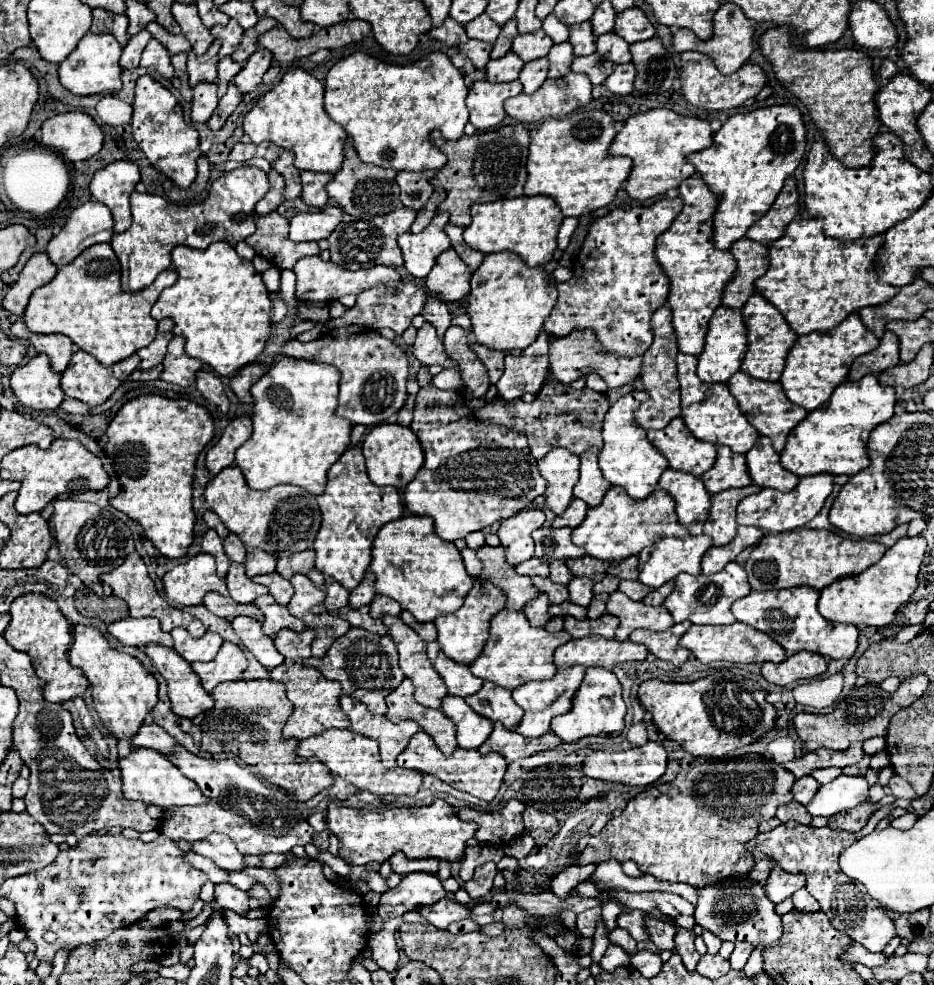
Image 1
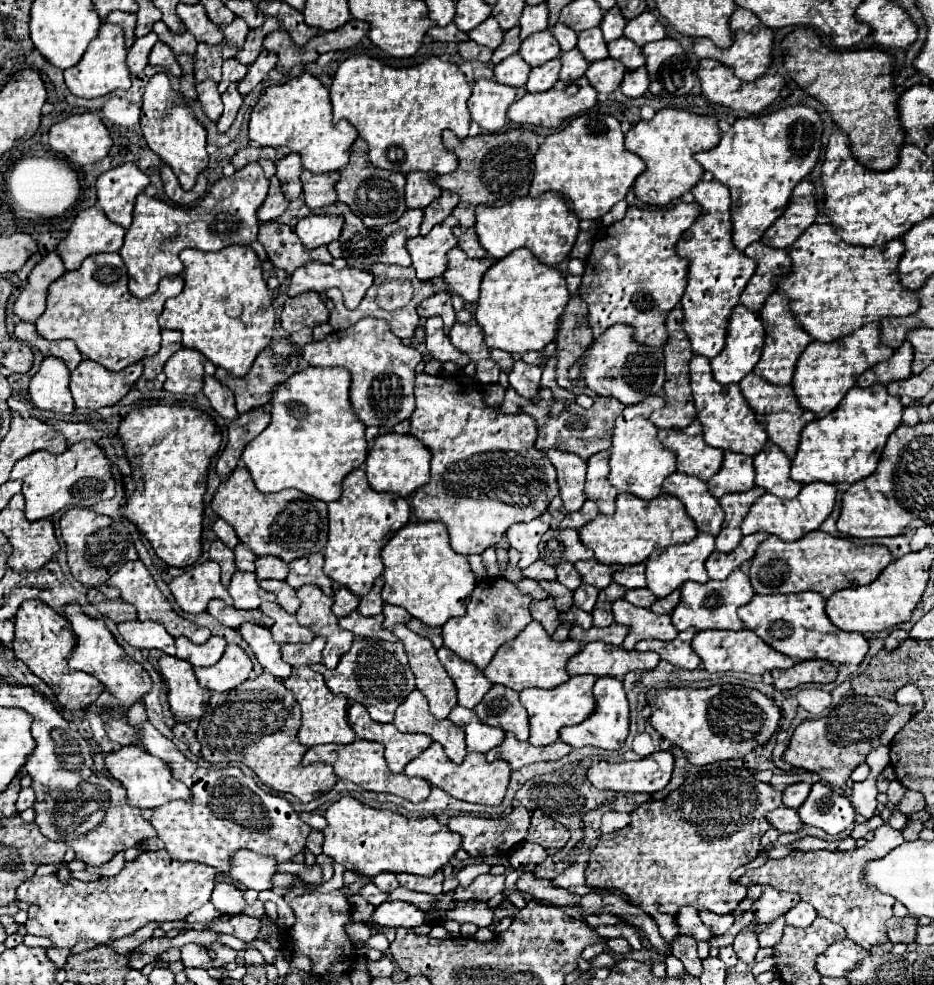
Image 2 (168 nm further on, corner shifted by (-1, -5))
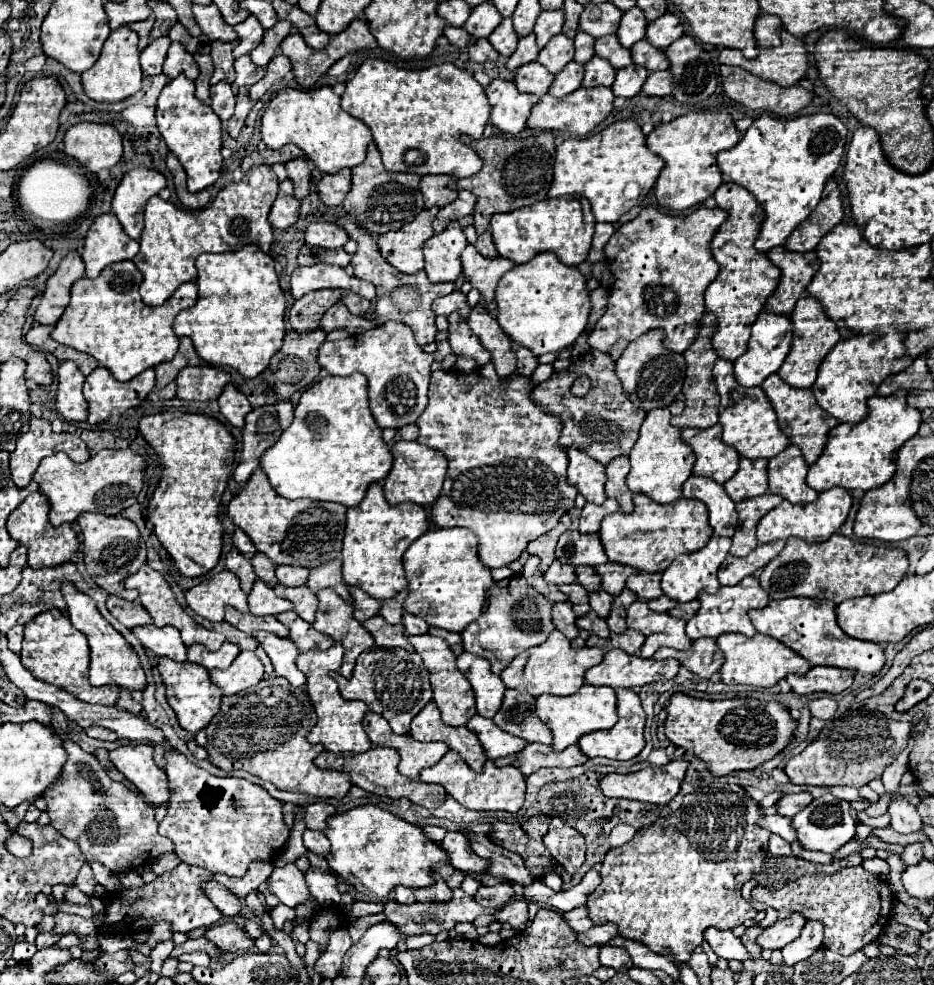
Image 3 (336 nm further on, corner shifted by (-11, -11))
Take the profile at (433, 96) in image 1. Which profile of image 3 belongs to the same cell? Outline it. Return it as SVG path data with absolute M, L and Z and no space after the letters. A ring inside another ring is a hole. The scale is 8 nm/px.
M367 59L355 77L347 81L341 107L369 125L387 171L447 173L461 179L473 177L483 167L483 159L463 145L459 137L482 138L489 121L489 101L473 75L457 69L453 63L413 71L399 69L389 61Z

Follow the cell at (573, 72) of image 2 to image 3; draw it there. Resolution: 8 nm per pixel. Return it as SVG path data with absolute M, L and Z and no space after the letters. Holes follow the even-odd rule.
M593 57L587 65L585 65L585 77L583 77L583 87L597 87L597 85L607 85L611 87L611 83L615 81L615 67L611 67L611 63L607 63L601 57Z

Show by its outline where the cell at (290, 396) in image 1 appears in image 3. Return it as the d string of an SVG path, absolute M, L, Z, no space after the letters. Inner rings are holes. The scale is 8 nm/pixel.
M361 373L349 377L325 377L307 387L295 407L293 423L283 431L281 439L261 457L261 469L267 473L273 489L285 499L309 497L317 501L335 501L345 507L355 507L363 501L369 485L379 483L393 467L389 445L381 437L381 427L375 423L367 401L367 379Z

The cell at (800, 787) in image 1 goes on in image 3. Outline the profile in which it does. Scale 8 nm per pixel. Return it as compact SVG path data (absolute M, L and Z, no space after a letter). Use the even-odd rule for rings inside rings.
M795 793L795 795L783 795L777 801L777 813L783 817L795 817L803 807L807 807L813 801L809 793Z

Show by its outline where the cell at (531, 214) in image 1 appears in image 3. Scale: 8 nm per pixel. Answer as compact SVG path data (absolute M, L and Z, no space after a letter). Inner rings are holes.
M557 197L533 203L523 209L509 213L497 213L491 217L493 243L501 257L511 259L513 263L527 263L537 253L551 251L565 265L579 265L587 259L591 249L591 239L595 231L595 217L591 205L585 197Z

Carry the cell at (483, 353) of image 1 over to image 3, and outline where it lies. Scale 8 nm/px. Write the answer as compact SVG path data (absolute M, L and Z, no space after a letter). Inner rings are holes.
M513 345L513 351L517 355L517 373L519 375L531 375L535 371L535 367L539 365L539 359L535 355L531 355L531 351L527 351L527 347Z

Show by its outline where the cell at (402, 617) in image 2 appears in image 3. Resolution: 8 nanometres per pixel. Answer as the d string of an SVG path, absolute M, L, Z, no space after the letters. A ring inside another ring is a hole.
M405 613L403 615L403 625L405 625L405 635L423 635L429 631L429 623L417 615Z

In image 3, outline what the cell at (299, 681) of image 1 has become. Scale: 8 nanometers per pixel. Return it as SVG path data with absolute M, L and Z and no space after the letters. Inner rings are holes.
M333 645L327 651L321 649L311 649L307 653L301 653L297 657L297 667L305 673L307 677L307 693L315 705L315 711L319 715L317 725L311 729L309 733L309 741L311 743L323 743L327 751L335 751L335 753L363 753L371 749L371 739L367 737L367 733L363 731L363 717L369 711L369 707L363 701L343 701L339 691L337 691L337 683L331 679L331 671L339 671L341 663L343 663L343 653L345 649L341 645Z

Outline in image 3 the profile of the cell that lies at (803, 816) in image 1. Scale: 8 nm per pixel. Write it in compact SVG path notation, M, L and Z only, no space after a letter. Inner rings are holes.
M767 813L765 817L761 817L761 819L759 819L759 827L767 829L767 831L771 831L771 833L781 835L787 843L793 843L793 841L797 839L797 835L795 835L795 831L793 831L793 827L791 827L791 819L781 817L781 815L777 815L777 813L775 813L775 815Z

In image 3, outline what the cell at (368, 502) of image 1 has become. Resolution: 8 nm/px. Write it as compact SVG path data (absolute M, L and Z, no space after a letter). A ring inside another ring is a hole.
M379 483L371 485L365 499L347 511L347 527L343 539L343 579L351 587L359 587L371 597L383 601L395 597L395 593L407 589L407 577L403 571L403 553L409 545L429 529L427 513L421 505L401 503L389 505Z

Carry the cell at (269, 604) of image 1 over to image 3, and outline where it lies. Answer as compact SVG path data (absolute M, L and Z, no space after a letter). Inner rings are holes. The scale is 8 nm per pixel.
M295 611L279 613L277 619L291 631L289 637L291 637L293 643L299 647L299 651L309 651L309 649L313 649L313 647L317 647L317 649L329 649L329 647L335 643L329 635L315 631L313 625L305 623Z

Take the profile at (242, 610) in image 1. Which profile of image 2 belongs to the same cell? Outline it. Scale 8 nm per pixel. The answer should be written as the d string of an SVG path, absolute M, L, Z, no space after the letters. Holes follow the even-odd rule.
M211 599L209 601L209 607L207 607L207 613L211 613L219 623L223 623L225 627L233 627L233 629L237 629L239 625L243 625L243 623L257 623L257 625L261 625L261 627L271 627L273 625L273 619L271 617L267 617L267 615L263 615L259 609L253 609L253 611L239 611L239 609L235 609L235 607L231 607L231 605L227 605L225 601L221 601L221 599Z

